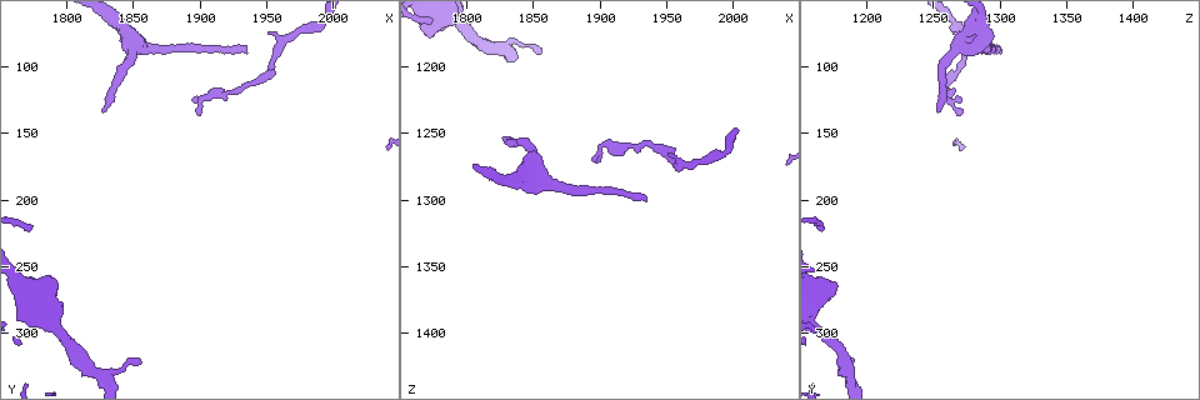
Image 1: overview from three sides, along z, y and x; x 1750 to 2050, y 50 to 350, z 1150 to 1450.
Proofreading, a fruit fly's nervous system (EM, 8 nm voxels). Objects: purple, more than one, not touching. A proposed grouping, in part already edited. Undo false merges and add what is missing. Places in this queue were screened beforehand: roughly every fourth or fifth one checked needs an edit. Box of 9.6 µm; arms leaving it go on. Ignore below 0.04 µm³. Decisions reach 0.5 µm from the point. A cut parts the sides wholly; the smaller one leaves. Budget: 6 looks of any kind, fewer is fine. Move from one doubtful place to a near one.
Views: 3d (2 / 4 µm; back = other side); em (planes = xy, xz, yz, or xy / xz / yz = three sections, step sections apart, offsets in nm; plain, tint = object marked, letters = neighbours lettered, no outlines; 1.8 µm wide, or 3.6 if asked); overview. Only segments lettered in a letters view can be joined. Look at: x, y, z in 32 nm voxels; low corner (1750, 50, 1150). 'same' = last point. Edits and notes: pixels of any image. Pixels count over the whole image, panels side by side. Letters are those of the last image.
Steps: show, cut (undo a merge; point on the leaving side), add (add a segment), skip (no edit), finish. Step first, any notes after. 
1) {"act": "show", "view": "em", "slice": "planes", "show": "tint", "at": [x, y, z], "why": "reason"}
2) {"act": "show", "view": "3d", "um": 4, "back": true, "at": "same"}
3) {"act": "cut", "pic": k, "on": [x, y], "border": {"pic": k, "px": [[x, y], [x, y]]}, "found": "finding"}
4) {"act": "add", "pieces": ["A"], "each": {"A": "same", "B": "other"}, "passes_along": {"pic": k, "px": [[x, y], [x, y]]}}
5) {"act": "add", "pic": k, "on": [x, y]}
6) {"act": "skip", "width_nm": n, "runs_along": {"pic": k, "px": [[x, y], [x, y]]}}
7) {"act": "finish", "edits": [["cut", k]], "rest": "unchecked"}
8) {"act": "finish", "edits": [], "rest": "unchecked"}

{"act": "show", "view": "em", "slice": "planes", "show": "letters", "at": [1828, 132, 1256], "why": "thin end"}

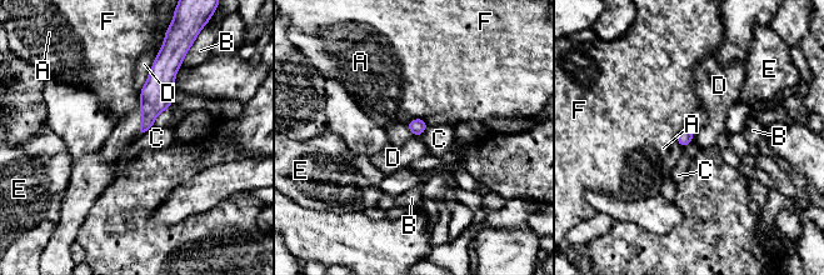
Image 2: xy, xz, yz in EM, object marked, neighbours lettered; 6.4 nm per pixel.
{"act": "skip", "each": {"A": "other", "B": "other", "C": "other", "D": "other", "E": "other", "F": "other"}, "border": {"pic": 2, "px": [[158, 54], [145, 84], [139, 90]]}, "found": "no lettered segment goes on from it"}

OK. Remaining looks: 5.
{"act": "show", "view": "em", "slice": "planes", "show": "letters", "at": [1852, 82, 1280], "why": "branch point"}

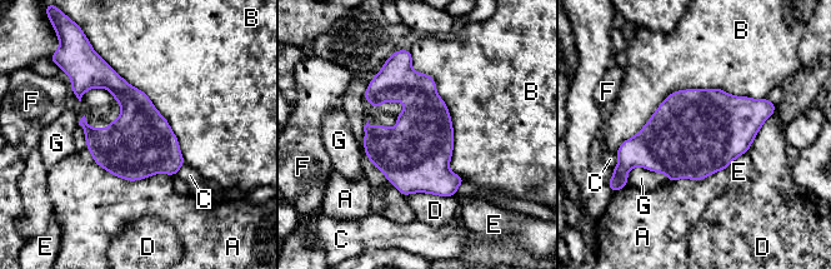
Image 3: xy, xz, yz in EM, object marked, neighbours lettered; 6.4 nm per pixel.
{"act": "skip", "longest_contact_nm": ["B", 1050], "each": {"A": "other", "B": "other", "C": "other", "D": "other", "E": "other", "F": "other", "G": "other"}, "border": {"pic": 3, "px": [[766, 98], [674, 90], [615, 153]]}, "found": "continuous, no second neuron"}

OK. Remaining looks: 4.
{"act": "show", "view": "em", "slice": "yz", "step": 8, "show": "tint", "at": [1856, 322, 1188], "why": "branch stops here"}

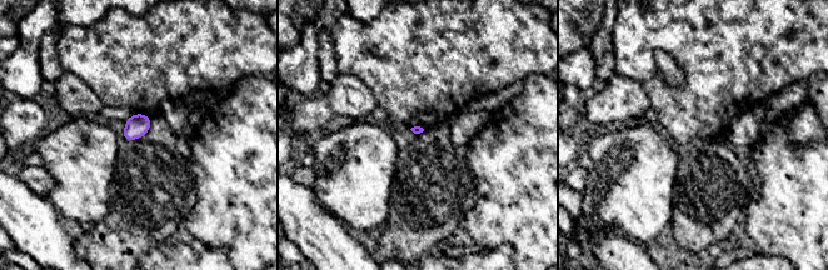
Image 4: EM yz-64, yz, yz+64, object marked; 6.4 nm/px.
{"act": "show", "view": "em", "slice": "xy", "step": 16, "show": "tint", "at": "same"}

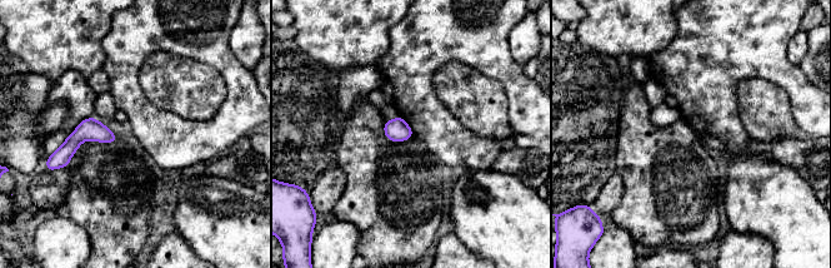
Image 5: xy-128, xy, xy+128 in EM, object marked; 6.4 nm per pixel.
{"act": "show", "view": "em", "slice": "xy", "step": 16, "show": "letters", "at": "same"}

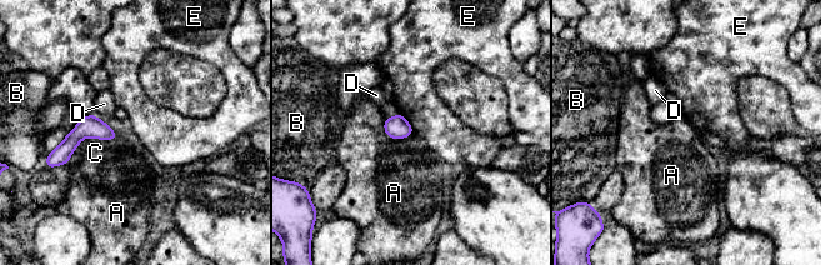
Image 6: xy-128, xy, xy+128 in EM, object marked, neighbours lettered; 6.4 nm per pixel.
{"act": "skip", "each": {"A": "other", "B": "other", "C": "other", "D": "other", "E": "other"}, "border": {"pic": 6, "px": [[383, 123], [393, 139], [414, 133]]}, "found": "no lettered segment goes on from it"}

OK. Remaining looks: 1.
{"act": "finish", "edits": [], "rest": "unchecked"}

